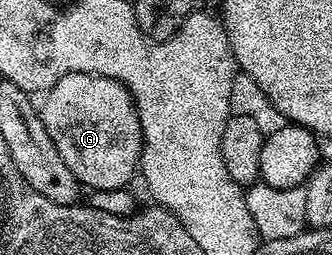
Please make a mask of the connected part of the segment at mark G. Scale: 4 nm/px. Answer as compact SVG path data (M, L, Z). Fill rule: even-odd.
M73 72L56 86L45 93L41 101L42 121L48 130L48 138L60 150L60 158L64 158L64 166L72 170L79 185L95 188L98 192L114 192L129 182L140 168L142 158L142 120L138 116L138 106L134 103L134 95L129 87L113 76L97 76L96 74L80 74Z

